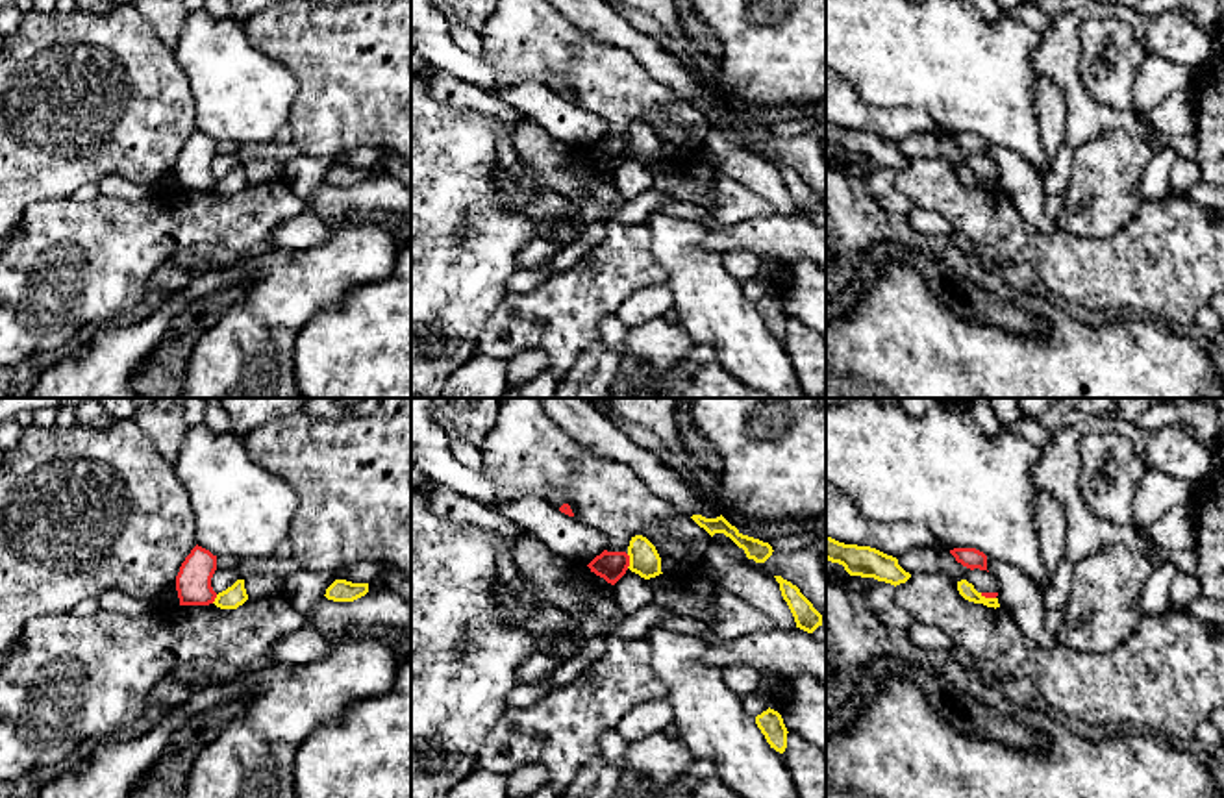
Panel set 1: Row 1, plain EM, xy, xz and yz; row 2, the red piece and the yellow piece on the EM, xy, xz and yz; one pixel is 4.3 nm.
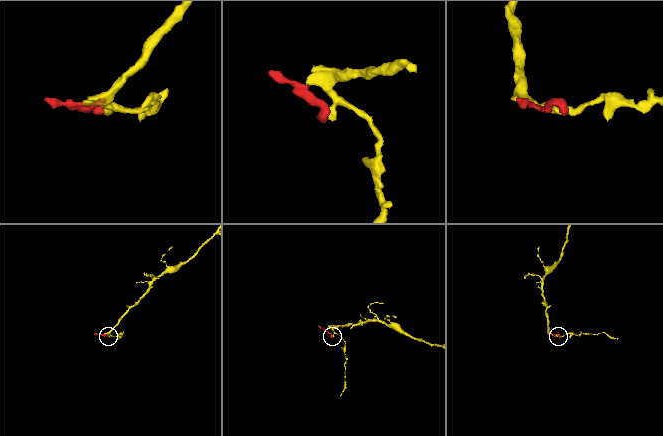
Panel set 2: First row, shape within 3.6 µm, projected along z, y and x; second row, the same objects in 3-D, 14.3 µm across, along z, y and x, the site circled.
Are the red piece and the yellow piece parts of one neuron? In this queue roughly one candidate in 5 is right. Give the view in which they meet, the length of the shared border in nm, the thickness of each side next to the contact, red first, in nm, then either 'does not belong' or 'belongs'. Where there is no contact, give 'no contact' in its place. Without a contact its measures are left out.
meets red in xz; contact 60 nm long; 130 nm thick on the red side, 130 nm on the other; does not belong

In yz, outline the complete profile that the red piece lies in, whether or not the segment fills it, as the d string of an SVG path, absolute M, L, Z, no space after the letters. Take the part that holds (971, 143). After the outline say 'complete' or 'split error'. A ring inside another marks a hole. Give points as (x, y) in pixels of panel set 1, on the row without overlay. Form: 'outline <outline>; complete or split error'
outline M937 130L907 135L896 144L909 159L946 157L955 167L965 165L974 154L987 156L987 141L976 133L948 135Z; split error

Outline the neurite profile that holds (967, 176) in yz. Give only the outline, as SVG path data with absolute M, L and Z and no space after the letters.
M967 165L957 167L957 176L959 176L959 180L961 180L965 185L968 185L968 187L983 189L983 191L994 193L994 194L1000 193L998 183L985 183L985 181L983 181L981 178L978 178L978 176L974 174L974 170L968 168Z

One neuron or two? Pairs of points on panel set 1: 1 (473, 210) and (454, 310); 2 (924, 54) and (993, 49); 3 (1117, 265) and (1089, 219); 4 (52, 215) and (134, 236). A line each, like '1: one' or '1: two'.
1: one
2: one
3: two
4: one

